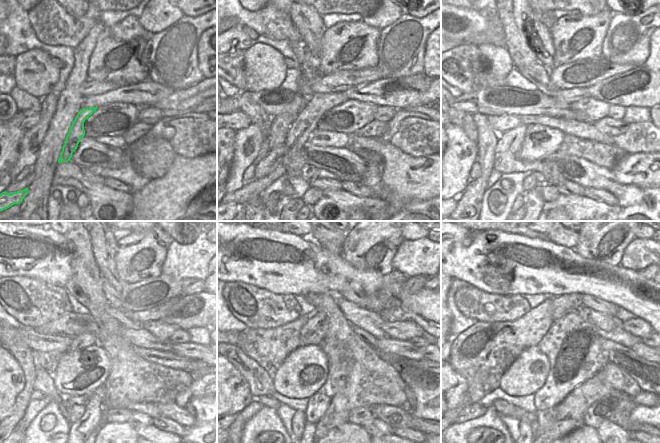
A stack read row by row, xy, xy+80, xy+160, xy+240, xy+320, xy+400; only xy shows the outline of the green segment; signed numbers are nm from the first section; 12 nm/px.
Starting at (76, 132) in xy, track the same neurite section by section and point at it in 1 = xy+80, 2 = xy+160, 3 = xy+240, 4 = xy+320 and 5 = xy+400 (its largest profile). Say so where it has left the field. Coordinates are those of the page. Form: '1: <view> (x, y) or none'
1: xy+80 (300, 131)
2: xy+160 (567, 96)
3: xy+240 (156, 313)
4: xy+320 (413, 284)
5: xy+400 (644, 273)

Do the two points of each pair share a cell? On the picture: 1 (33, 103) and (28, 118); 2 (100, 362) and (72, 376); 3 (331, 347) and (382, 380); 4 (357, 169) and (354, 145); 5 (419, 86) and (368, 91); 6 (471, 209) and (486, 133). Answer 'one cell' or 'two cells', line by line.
1: two cells
2: one cell
3: two cells
4: two cells
5: one cell
6: one cell

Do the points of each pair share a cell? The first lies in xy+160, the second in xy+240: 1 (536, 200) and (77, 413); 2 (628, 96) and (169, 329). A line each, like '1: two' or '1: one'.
1: two
2: two

